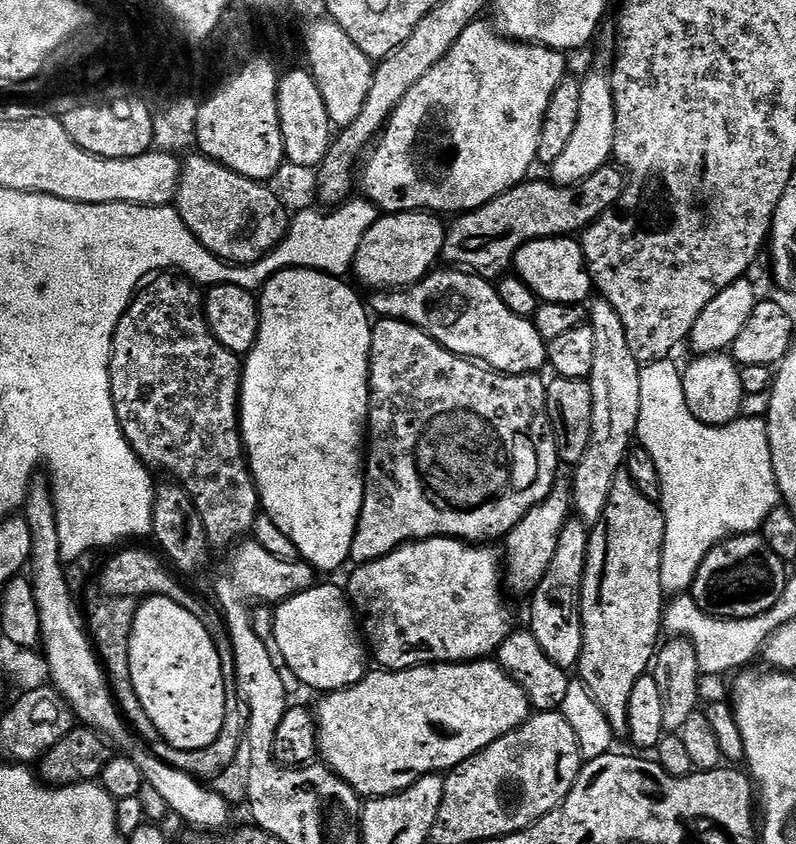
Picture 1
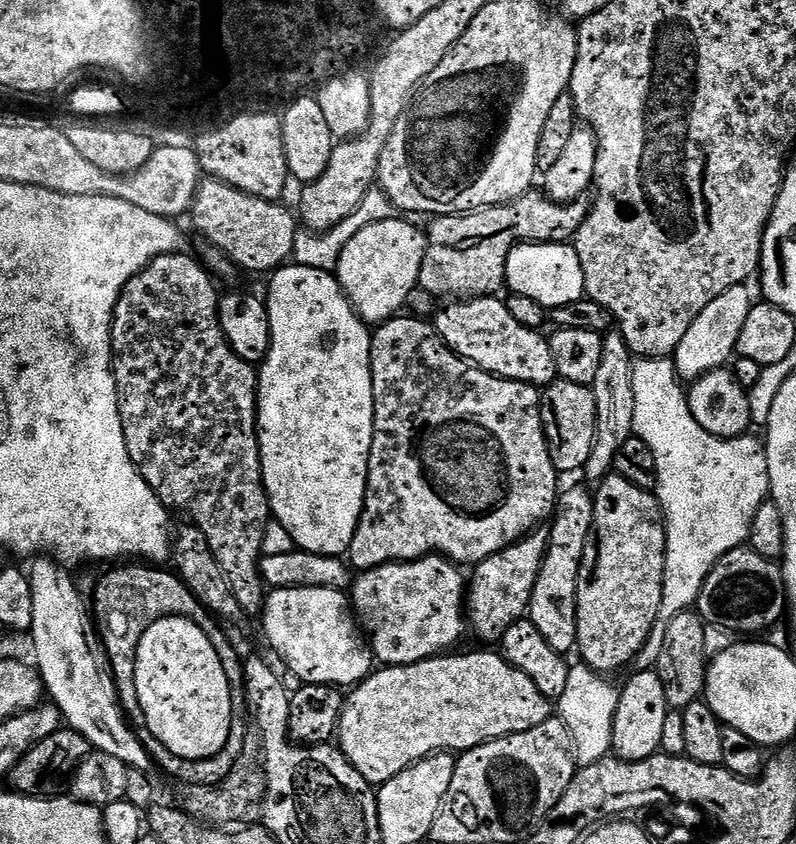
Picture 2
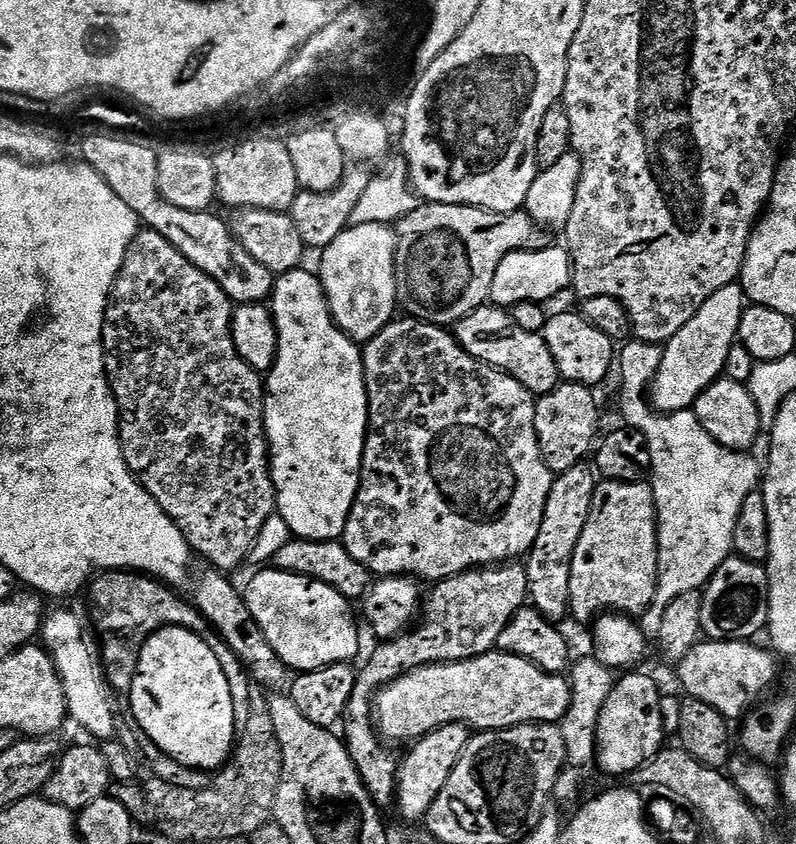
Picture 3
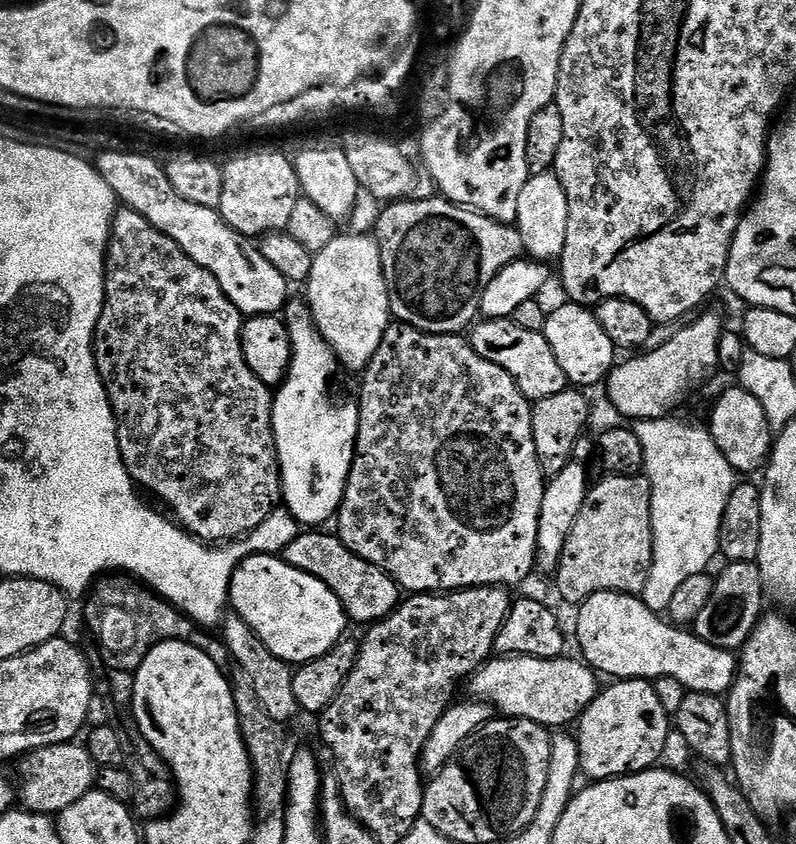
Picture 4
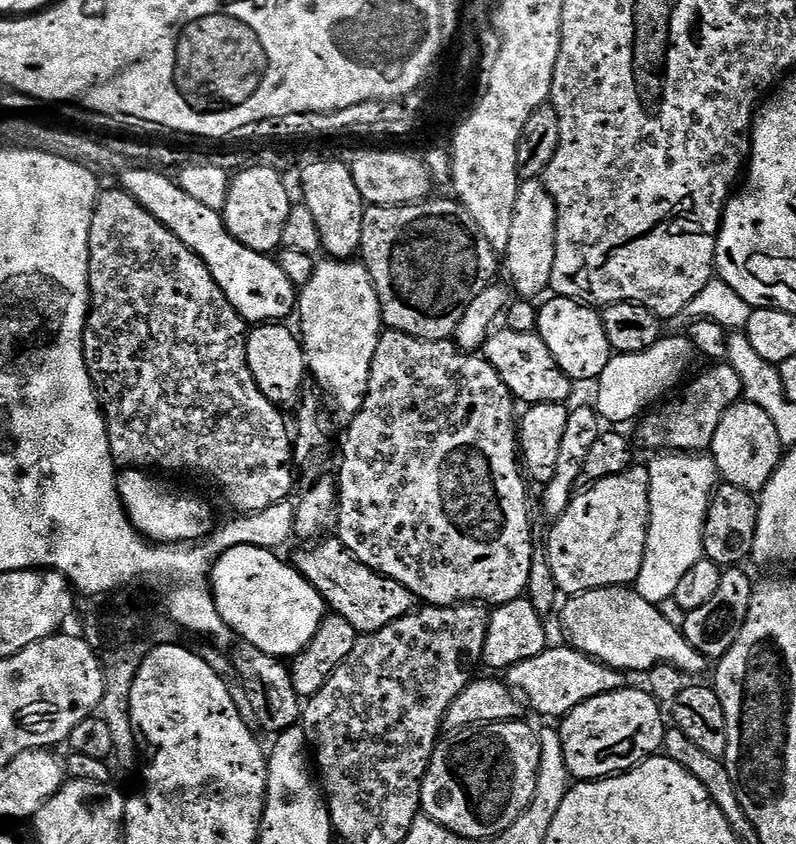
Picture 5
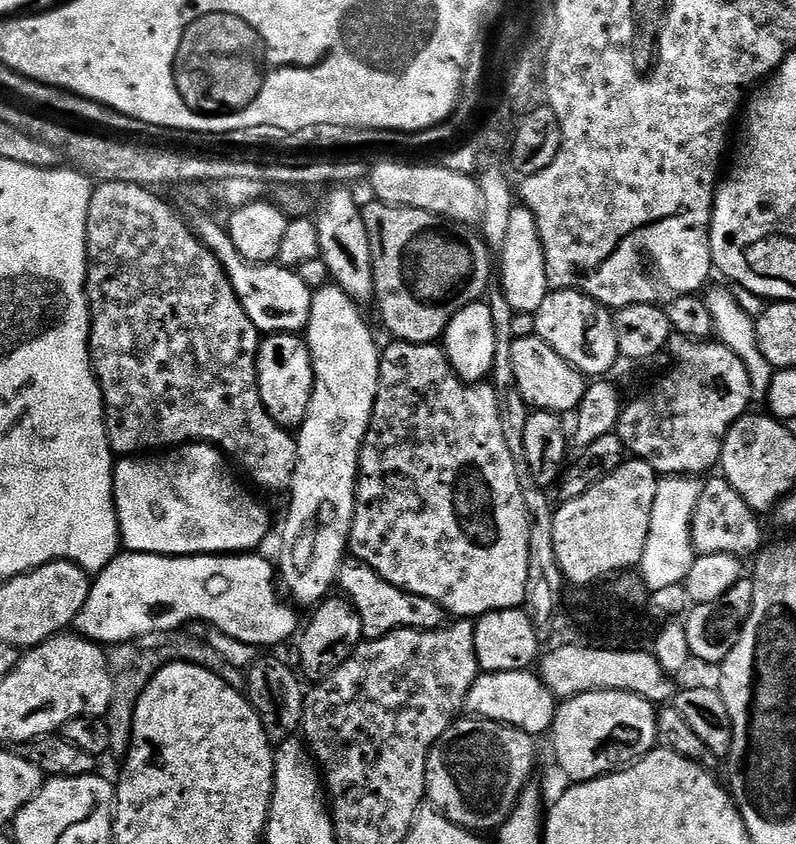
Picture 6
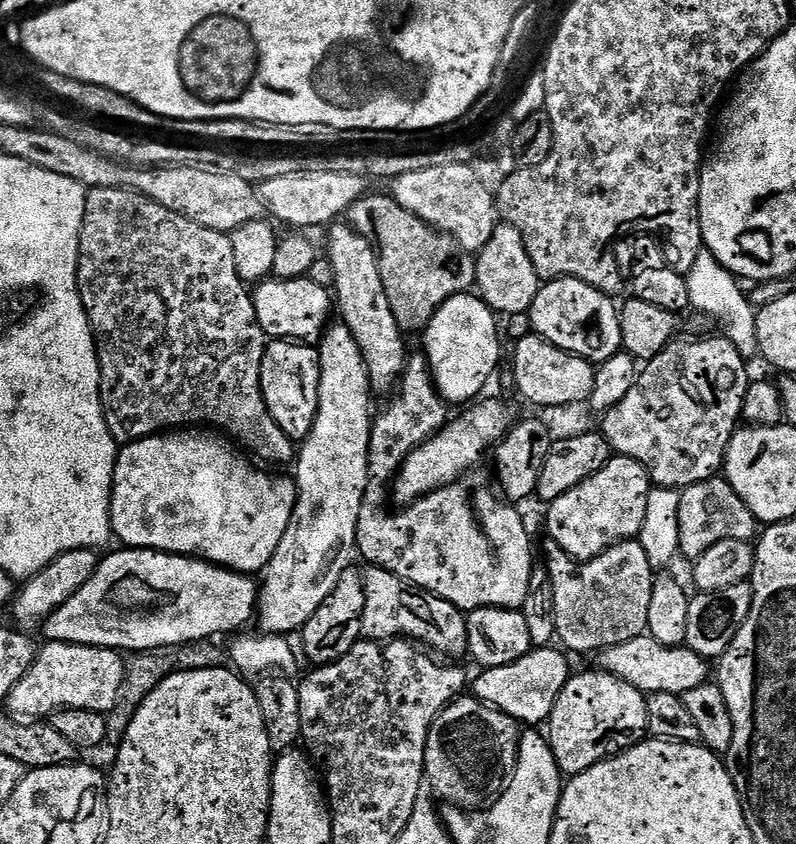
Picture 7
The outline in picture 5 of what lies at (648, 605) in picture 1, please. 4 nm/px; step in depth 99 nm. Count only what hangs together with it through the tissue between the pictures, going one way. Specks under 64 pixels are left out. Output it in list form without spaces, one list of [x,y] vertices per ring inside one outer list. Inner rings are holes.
[[[633,466],[628,471],[618,474],[617,476],[611,476],[605,480],[597,480],[588,488],[584,493],[575,495],[565,510],[553,524],[556,524],[552,528],[552,533],[548,536],[548,568],[552,571],[552,580],[565,592],[565,597],[571,598],[578,595],[579,592],[589,592],[595,588],[618,588],[621,586],[635,585],[640,571],[642,570],[642,564],[644,562],[644,555],[648,549],[648,519],[650,518],[650,478],[648,477],[647,467]]]

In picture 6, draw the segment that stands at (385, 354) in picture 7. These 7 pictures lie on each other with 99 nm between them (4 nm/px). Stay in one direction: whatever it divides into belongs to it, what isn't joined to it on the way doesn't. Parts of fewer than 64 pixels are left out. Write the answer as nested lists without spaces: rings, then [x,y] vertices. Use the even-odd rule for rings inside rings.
[[[336,186],[324,200],[320,208],[320,216],[315,217],[318,230],[318,246],[320,255],[328,267],[328,275],[335,287],[345,292],[350,299],[357,302],[371,301],[376,295],[374,286],[374,266],[370,250],[370,234],[366,230],[366,222],[361,205],[356,205],[352,197],[353,189],[348,186]]]

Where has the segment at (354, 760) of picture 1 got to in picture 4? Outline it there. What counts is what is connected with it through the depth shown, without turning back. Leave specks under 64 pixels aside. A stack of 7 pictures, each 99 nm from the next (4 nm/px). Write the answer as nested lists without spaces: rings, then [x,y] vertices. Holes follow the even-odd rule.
[[[500,656],[489,659],[470,678],[471,695],[491,704],[497,713],[508,718],[543,724],[549,730],[575,725],[580,716],[602,691],[601,681],[583,659],[543,660],[533,656]]]

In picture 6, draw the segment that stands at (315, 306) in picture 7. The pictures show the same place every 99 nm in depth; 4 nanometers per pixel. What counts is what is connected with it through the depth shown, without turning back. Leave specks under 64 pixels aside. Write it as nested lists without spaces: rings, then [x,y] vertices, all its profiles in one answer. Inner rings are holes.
[[[204,216],[197,224],[194,224],[194,231],[208,249],[220,259],[220,264],[224,267],[224,273],[228,275],[228,280],[234,286],[236,297],[242,302],[242,310],[254,322],[254,326],[262,334],[275,334],[277,332],[290,332],[300,334],[308,327],[310,318],[310,306],[312,305],[313,289],[298,278],[295,270],[281,268],[279,263],[270,264],[250,264],[242,259],[234,242],[228,236],[227,227],[210,217]]]

